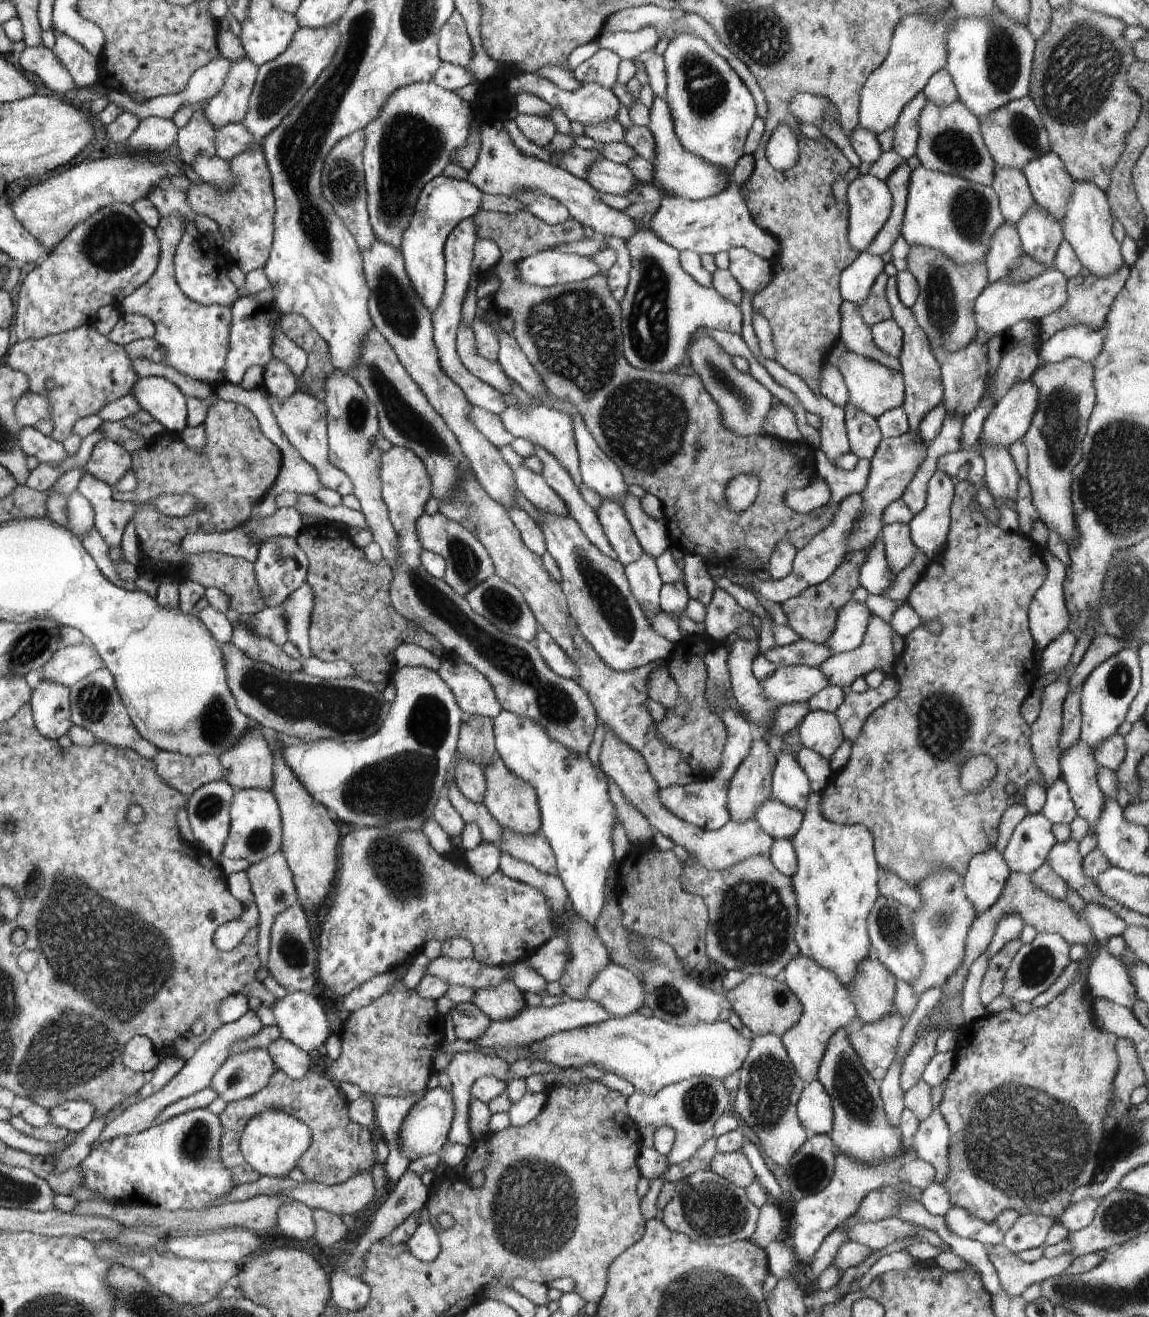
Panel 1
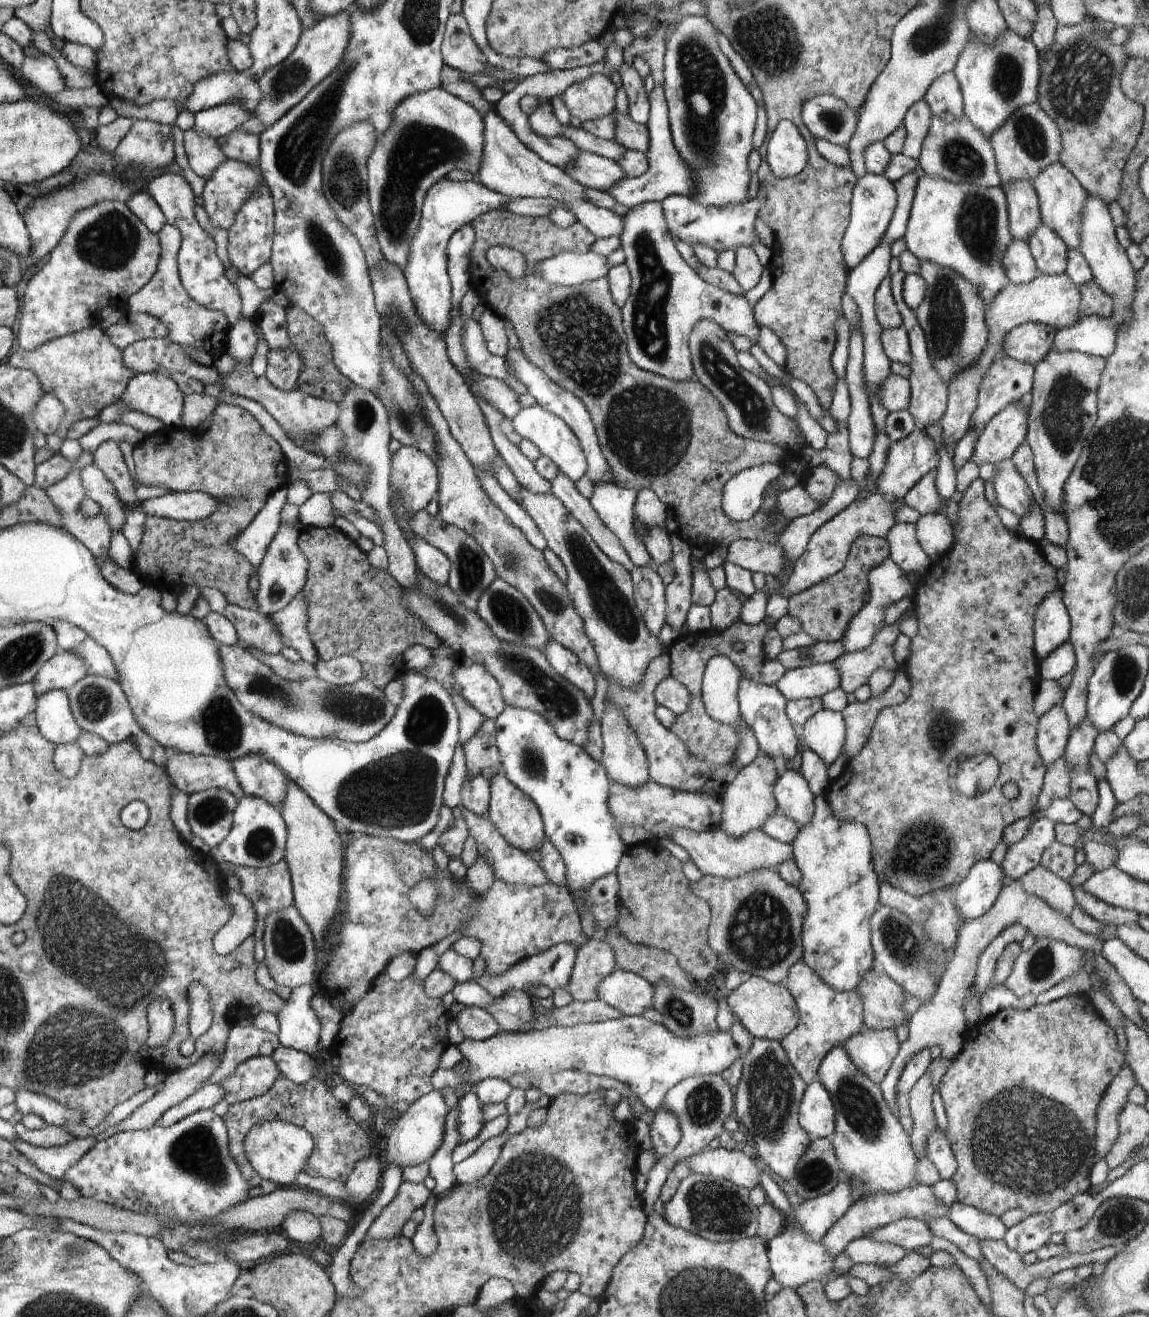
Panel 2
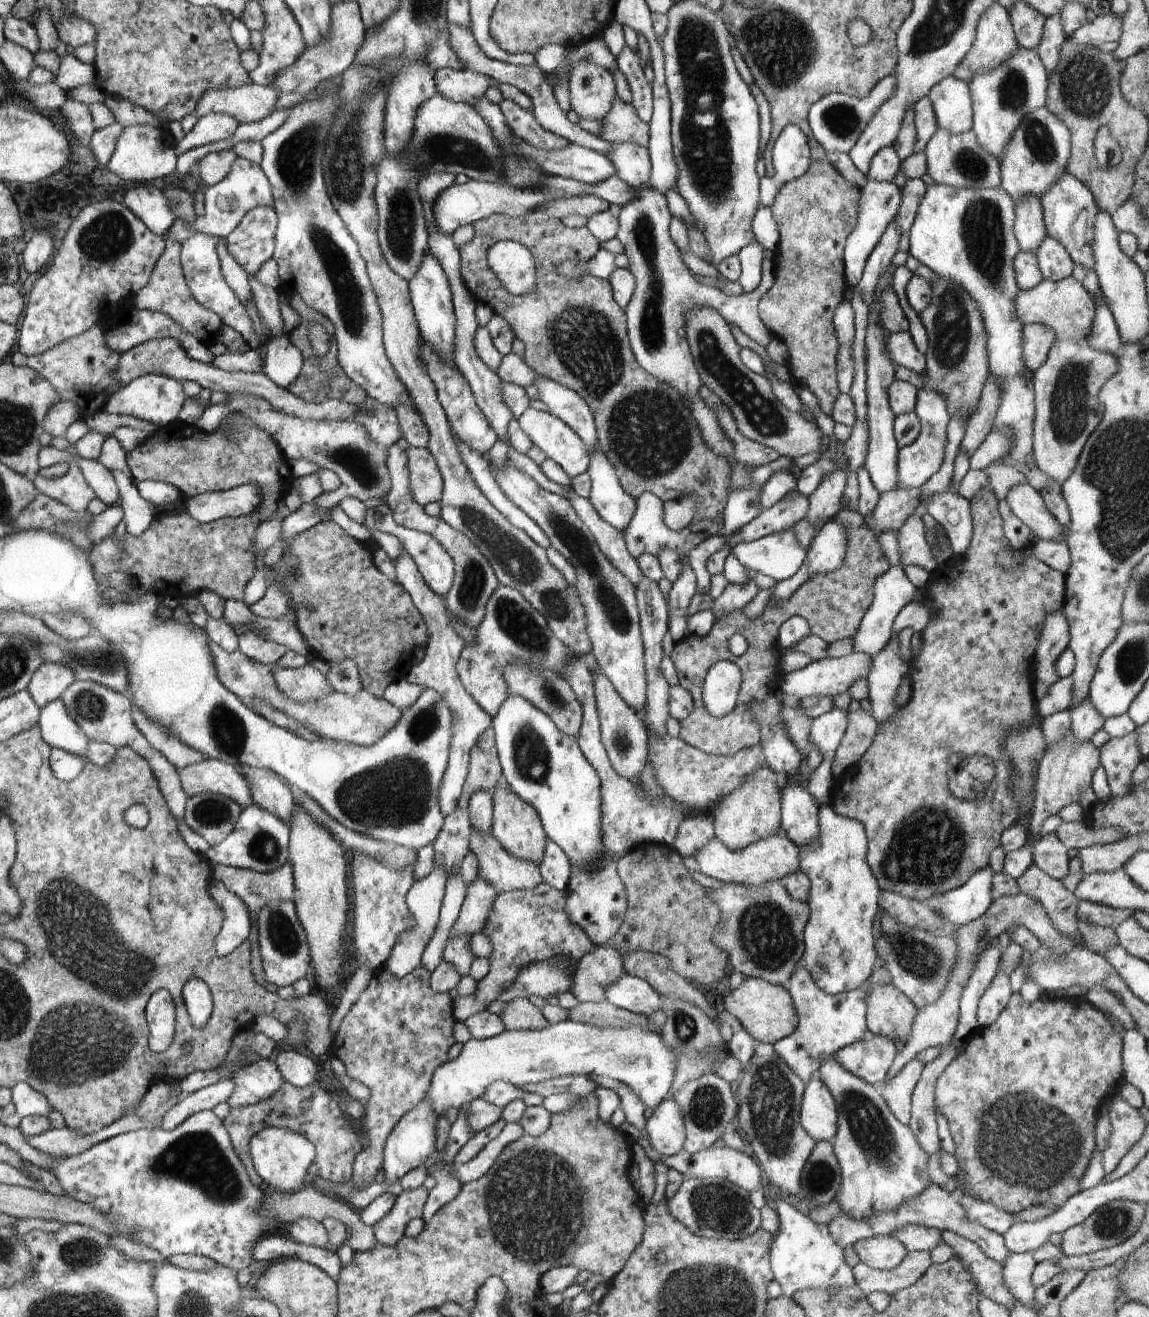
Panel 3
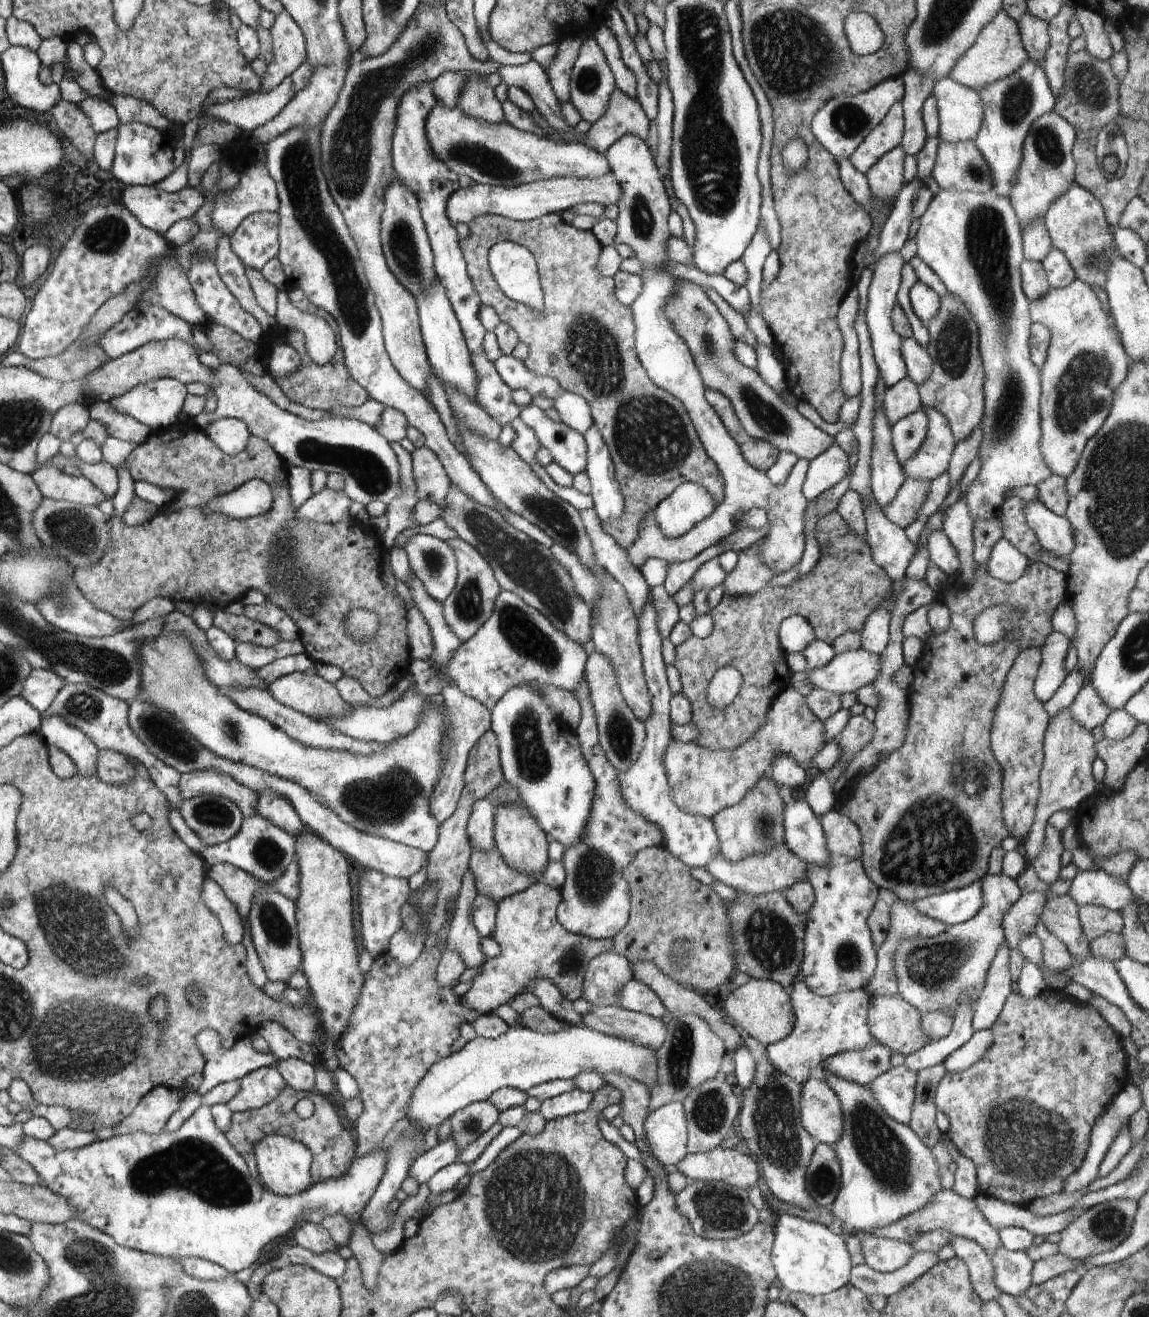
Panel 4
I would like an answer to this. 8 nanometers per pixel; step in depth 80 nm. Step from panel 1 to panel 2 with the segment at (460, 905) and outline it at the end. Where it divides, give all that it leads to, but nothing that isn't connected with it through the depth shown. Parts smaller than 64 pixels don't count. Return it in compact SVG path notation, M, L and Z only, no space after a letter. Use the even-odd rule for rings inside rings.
M368 834L352 836L348 846L343 851L342 877L346 882L342 886L346 896L346 910L338 912L328 932L324 936L325 950L319 971L321 982L328 984L339 992L348 990L357 980L371 984L376 976L380 976L390 964L392 958L404 952L419 954L423 949L444 940L448 934L454 934L460 926L466 926L463 937L476 938L482 942L480 954L486 965L486 971L492 976L508 972L518 962L541 954L544 950L552 948L554 944L568 942L575 948L586 944L587 936L582 932L581 920L576 904L565 886L527 886L524 884L507 884L502 880L494 880L492 888L484 894L476 894L468 888L466 880L456 880L449 872L436 872L436 862L433 855L419 842L406 844L394 838L378 838ZM422 880L434 880L438 884L438 900L434 910L428 916L422 916L416 906L410 902L410 890L420 884Z

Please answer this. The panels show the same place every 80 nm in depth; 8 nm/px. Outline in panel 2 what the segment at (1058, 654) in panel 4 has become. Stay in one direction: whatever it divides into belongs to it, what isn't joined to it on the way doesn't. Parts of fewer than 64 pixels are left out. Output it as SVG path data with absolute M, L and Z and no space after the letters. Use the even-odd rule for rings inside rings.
M1055 568L1058 576L1058 590L1048 594L1044 602L1038 606L1034 614L1034 652L1037 661L1048 658L1052 650L1069 640L1072 624L1064 602L1062 602L1062 586L1066 578L1066 570Z

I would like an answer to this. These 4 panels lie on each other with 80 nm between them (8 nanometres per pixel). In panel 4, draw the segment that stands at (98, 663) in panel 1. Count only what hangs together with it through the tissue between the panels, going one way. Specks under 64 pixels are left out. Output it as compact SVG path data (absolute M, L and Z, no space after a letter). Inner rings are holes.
M33 669L19 696L28 700L30 706L43 715L64 686L66 686L66 680L62 680L52 670Z

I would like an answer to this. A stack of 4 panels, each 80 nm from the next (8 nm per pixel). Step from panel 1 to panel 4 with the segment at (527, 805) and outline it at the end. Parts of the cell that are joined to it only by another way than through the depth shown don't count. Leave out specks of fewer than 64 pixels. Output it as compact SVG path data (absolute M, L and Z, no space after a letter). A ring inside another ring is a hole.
M498 806L495 808L494 842L504 862L522 874L534 874L541 879L547 865L548 836L528 808L522 806Z

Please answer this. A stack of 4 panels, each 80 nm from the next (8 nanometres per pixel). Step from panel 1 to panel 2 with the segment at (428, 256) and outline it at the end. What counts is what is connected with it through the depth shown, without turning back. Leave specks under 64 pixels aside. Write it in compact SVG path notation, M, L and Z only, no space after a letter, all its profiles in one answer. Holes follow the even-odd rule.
M446 178L436 182L428 188L422 208L420 208L420 224L418 232L410 244L410 254L408 254L408 264L404 268L403 274L406 284L414 302L414 308L418 316L430 326L430 330L438 332L445 337L444 332L449 330L450 324L450 298L452 297L450 278L448 276L446 248L449 239L466 224L471 224L480 216L490 210L504 208L511 200L509 197L502 196L500 192L494 192L486 186L480 186L478 180L472 181L448 181Z

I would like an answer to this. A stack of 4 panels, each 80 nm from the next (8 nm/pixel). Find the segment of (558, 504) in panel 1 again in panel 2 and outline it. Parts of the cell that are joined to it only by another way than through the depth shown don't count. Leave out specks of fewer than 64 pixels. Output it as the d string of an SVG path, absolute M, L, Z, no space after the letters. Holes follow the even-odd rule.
M477 400L477 404L485 417L495 450L504 460L504 464L508 466L508 470L514 474L514 478L516 478L519 486L526 488L528 492L532 492L536 496L551 495L549 481L544 480L536 472L533 463L526 456L522 455L522 452L500 430L500 422L505 418L502 416L502 412L494 410L494 406L486 404L486 400Z

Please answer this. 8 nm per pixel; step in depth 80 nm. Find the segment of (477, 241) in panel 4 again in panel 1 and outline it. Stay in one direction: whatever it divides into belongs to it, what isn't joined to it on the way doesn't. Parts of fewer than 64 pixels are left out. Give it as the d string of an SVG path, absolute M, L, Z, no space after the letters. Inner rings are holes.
M520 210L520 212L514 212L514 214L504 214L498 212L478 212L474 217L474 224L476 224L477 238L488 238L488 240L494 240L498 249L501 252L501 262L492 266L487 272L494 274L498 278L498 291L493 294L494 296L494 309L498 314L504 314L513 321L513 332L512 336L516 340L518 347L522 350L522 353L528 362L534 366L534 370L540 374L546 390L554 396L554 398L562 398L562 400L568 400L572 402L580 416L582 416L582 422L586 426L586 430L592 434L594 442L598 444L598 448L618 466L618 469L624 476L624 482L630 485L640 486L643 490L646 490L649 494L656 496L660 500L663 506L664 520L668 528L668 534L670 536L670 545L682 550L685 555L694 554L700 556L702 560L706 561L708 567L721 566L726 560L732 560L734 556L738 556L740 552L744 554L744 550L750 550L754 556L756 556L756 564L760 564L764 567L769 564L769 557L774 553L776 544L782 542L782 540L788 540L796 550L800 551L802 548L808 545L808 542L818 532L822 532L826 526L830 526L830 522L834 520L834 514L838 512L838 506L820 506L816 510L812 510L810 514L799 514L790 510L786 504L784 504L784 496L790 492L790 490L804 489L808 487L818 476L815 468L815 449L808 446L801 447L795 443L788 443L779 440L777 437L772 436L737 436L730 434L724 426L722 426L722 418L720 418L719 407L716 402L710 397L710 394L704 388L700 376L695 374L693 371L689 372L668 372L668 373L654 373L648 371L642 371L634 369L628 362L626 362L623 354L623 342L622 342L622 330L621 330L621 307L620 303L616 302L610 293L610 288L607 284L607 278L596 274L592 278L586 278L586 280L580 280L580 282L572 282L569 284L558 284L552 287L532 287L530 284L522 283L517 279L518 270L517 265L519 264L519 257L526 258L537 252L546 252L552 250L558 244L578 242L579 240L586 239L584 234L584 228L572 217L566 222L558 225L549 225L535 217L528 210ZM742 474L754 474L758 480L760 480L760 486L758 486L758 496L754 500L754 504L748 508L748 510L730 510L728 508L728 502L726 502L726 486L732 478L738 478Z

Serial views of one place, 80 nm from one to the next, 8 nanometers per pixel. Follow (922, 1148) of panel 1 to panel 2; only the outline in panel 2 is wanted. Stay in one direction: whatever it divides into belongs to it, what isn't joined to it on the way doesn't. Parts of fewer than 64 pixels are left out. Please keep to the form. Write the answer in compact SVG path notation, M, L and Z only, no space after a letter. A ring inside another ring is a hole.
M938 1124L928 1134L926 1140L926 1158L934 1164L934 1168L940 1174L941 1180L950 1180L956 1172L957 1164L952 1153L947 1132L942 1132Z

